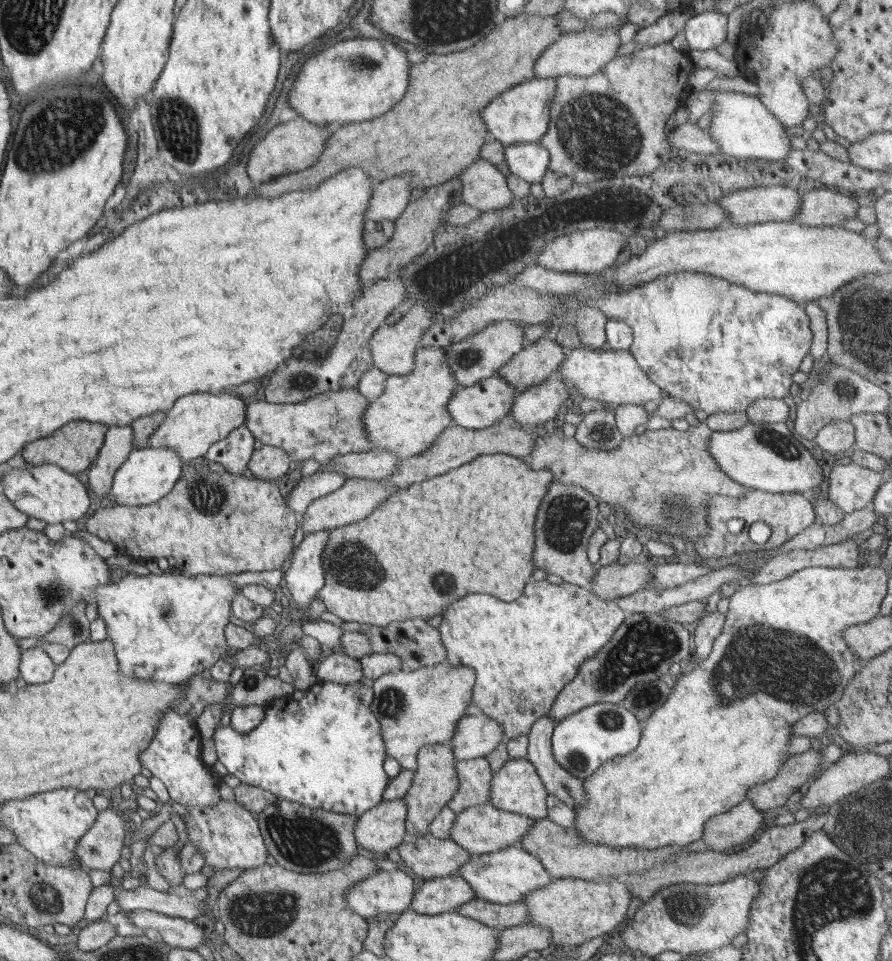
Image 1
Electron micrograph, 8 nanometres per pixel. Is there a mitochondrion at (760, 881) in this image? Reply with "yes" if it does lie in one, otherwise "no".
no

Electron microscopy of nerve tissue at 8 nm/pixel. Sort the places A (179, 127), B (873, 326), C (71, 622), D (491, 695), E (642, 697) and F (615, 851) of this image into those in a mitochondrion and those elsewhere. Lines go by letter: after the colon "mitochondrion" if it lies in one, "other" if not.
A: mitochondrion
B: mitochondrion
C: mitochondrion
D: other
E: mitochondrion
F: other

